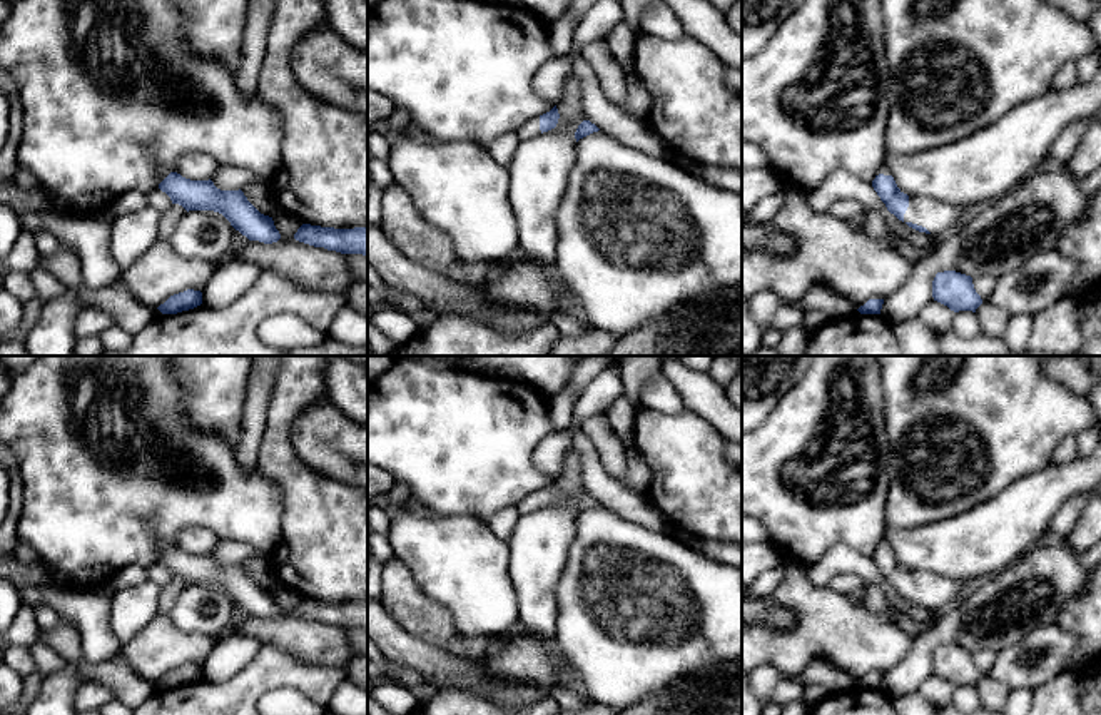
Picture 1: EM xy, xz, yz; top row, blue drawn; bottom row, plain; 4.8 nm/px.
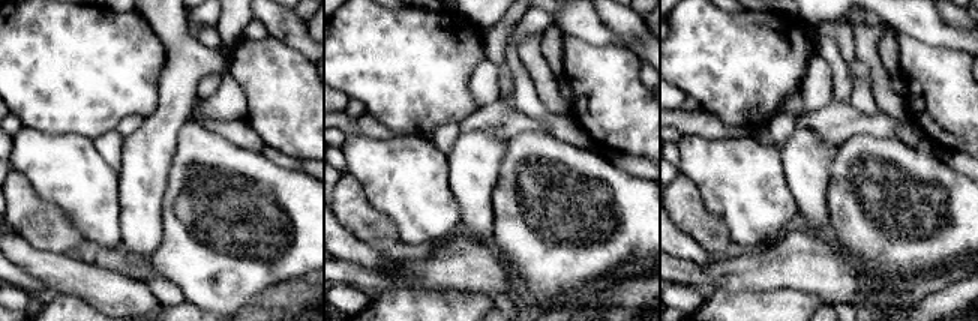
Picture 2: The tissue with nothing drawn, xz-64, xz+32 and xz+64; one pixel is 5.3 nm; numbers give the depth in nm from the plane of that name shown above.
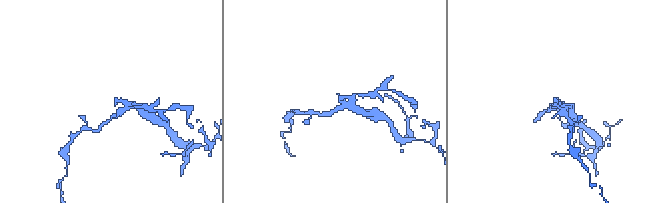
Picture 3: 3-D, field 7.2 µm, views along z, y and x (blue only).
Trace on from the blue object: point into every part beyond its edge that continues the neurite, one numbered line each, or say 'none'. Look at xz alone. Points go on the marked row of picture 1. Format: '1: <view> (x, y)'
1: xz (532, 127)

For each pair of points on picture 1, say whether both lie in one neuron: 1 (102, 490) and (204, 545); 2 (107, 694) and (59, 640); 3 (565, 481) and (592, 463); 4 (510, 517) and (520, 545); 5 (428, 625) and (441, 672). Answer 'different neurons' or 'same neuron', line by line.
1: different neurons
2: different neurons
3: different neurons
4: different neurons
5: different neurons

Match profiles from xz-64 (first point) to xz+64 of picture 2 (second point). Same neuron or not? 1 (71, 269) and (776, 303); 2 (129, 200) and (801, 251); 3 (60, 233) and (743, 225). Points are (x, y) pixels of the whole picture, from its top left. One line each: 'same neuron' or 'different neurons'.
1: different neurons
2: different neurons
3: different neurons

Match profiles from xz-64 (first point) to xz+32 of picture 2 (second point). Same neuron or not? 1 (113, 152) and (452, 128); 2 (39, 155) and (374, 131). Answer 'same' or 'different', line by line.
1: same
2: different

